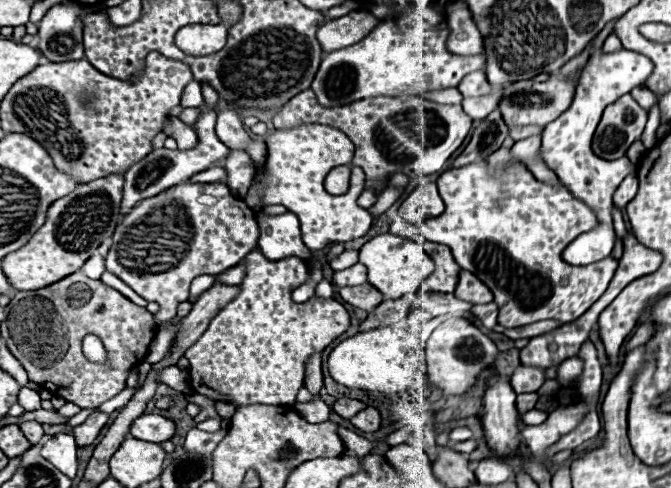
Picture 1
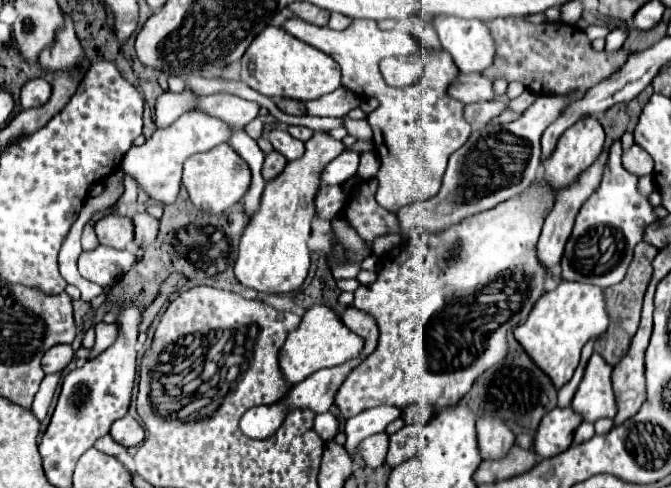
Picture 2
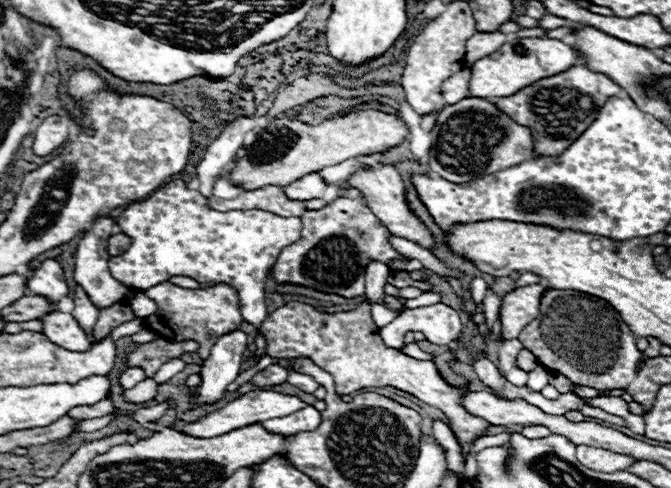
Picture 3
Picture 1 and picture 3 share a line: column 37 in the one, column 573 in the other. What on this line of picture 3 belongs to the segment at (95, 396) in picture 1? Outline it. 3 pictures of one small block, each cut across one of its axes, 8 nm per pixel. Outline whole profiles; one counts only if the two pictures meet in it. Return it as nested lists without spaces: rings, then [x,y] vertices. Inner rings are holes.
[[[548,290],[548,294],[542,296],[540,316],[530,322],[518,336],[518,340],[534,352],[538,362],[550,370],[558,370],[564,374],[570,382],[596,388],[596,390],[612,390],[612,388],[624,388],[632,396],[640,396],[640,384],[642,374],[636,372],[636,364],[642,356],[642,352],[636,348],[636,336],[630,332],[630,328],[624,324],[620,314],[606,302],[596,296],[576,292],[576,290]]]

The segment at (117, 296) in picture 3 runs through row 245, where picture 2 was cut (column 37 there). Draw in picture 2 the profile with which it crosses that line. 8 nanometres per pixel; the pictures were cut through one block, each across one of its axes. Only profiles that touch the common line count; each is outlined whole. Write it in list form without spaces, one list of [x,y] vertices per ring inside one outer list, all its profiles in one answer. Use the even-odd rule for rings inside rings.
[[[34,78],[24,84],[22,94],[20,94],[20,104],[22,108],[36,108],[44,106],[52,94],[52,84],[48,78]]]

